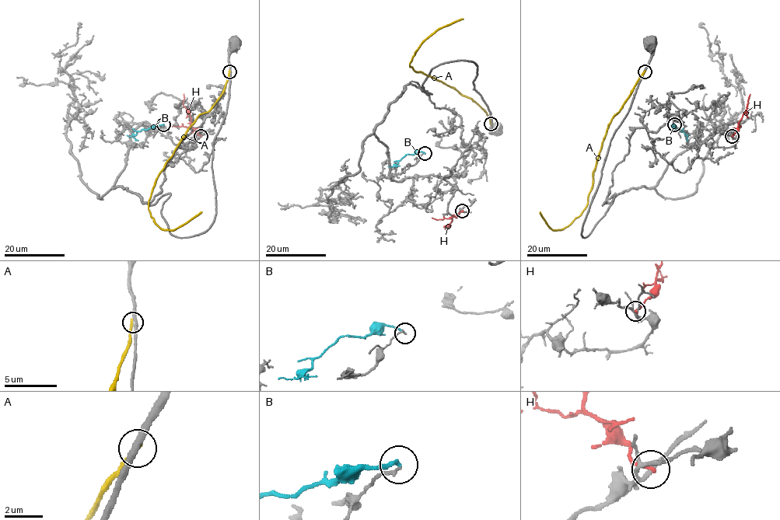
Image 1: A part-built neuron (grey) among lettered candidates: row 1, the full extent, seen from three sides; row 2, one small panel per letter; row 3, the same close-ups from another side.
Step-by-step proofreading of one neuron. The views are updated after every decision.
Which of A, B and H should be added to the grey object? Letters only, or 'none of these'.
none of these

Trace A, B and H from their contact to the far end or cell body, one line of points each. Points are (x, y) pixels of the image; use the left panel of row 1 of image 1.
A: (229, 71), (215, 103), (197, 116), (159, 176), (148, 206), (153, 221), (163, 230), (174, 230), (201, 212)
B: (163, 124), (137, 131), (132, 137), (127, 135)
H: (201, 136), (190, 126), (190, 113), (183, 103), (183, 94)

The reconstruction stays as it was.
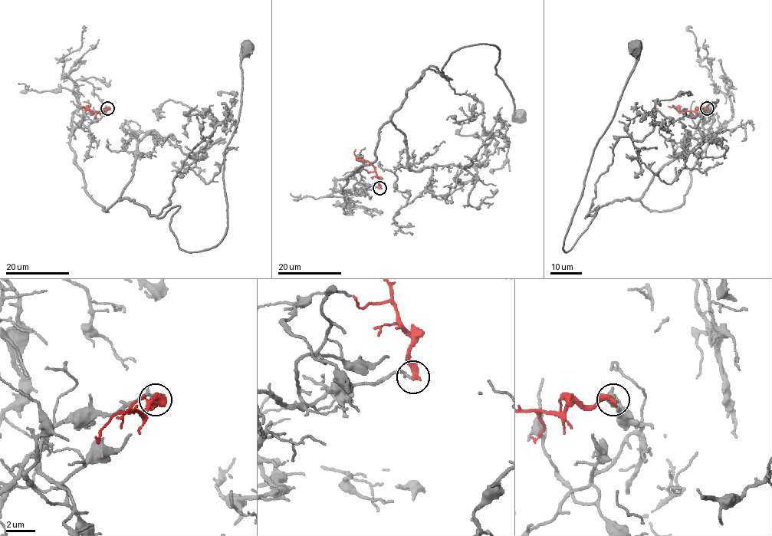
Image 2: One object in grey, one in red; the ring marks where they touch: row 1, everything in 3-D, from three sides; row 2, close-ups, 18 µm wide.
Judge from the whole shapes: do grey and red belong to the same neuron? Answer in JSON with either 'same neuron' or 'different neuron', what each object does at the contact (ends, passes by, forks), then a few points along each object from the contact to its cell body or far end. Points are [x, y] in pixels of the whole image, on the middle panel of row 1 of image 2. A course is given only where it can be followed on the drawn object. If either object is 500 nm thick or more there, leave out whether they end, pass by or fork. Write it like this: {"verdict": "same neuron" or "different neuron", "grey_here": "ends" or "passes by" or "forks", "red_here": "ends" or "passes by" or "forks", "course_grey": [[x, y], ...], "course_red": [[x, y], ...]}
{"verdict": "same neuron", "grey_here": "ends", "red_here": "ends", "course_grey": [[379, 188], [341, 189], [423, 71], [451, 79], [454, 51], [499, 50], [521, 116]], "course_red": [[379, 188], [379, 179], [376, 169], [366, 161], [358, 159], [354, 154], [355, 149]]}

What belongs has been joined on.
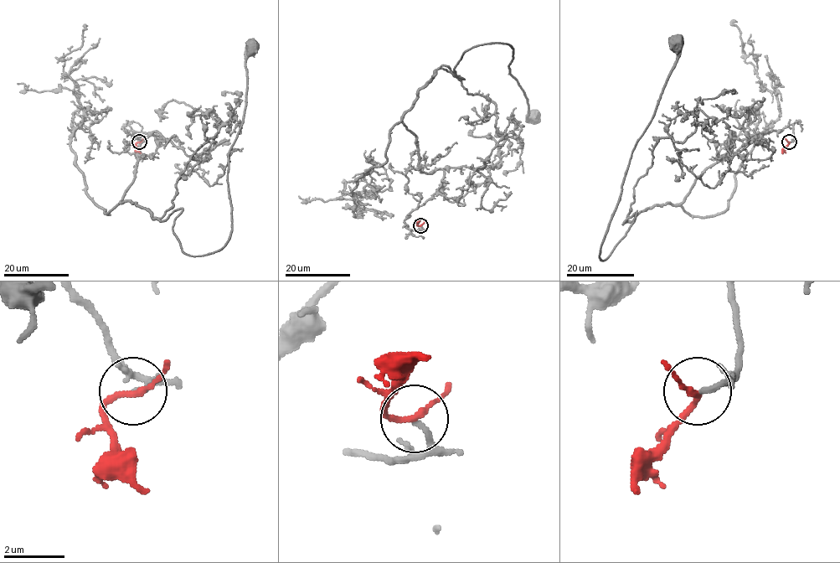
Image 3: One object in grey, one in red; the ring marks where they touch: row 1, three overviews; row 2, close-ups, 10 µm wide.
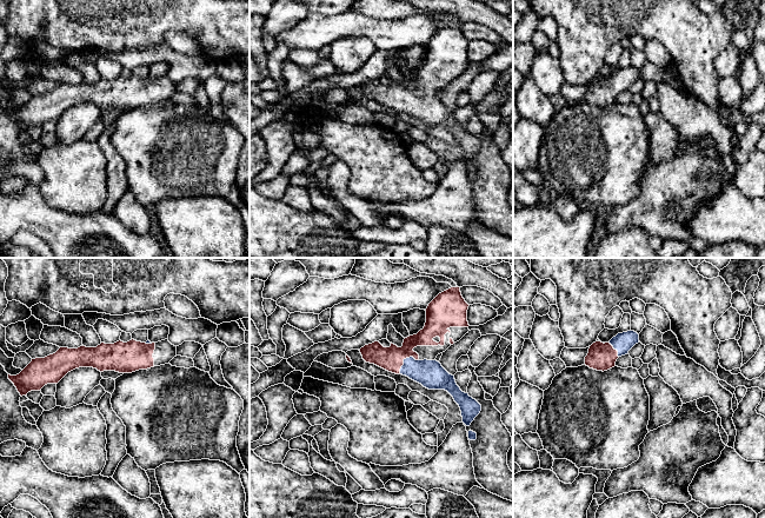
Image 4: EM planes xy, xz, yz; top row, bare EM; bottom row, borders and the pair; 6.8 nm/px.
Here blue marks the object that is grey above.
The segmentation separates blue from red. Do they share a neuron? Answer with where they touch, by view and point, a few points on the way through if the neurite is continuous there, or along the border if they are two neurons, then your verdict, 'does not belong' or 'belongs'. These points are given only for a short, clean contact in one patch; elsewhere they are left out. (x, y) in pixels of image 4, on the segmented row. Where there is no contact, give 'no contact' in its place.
contact xz (404, 360); way xz (431, 374), (413, 369), (404, 360), (391, 359); belongs

